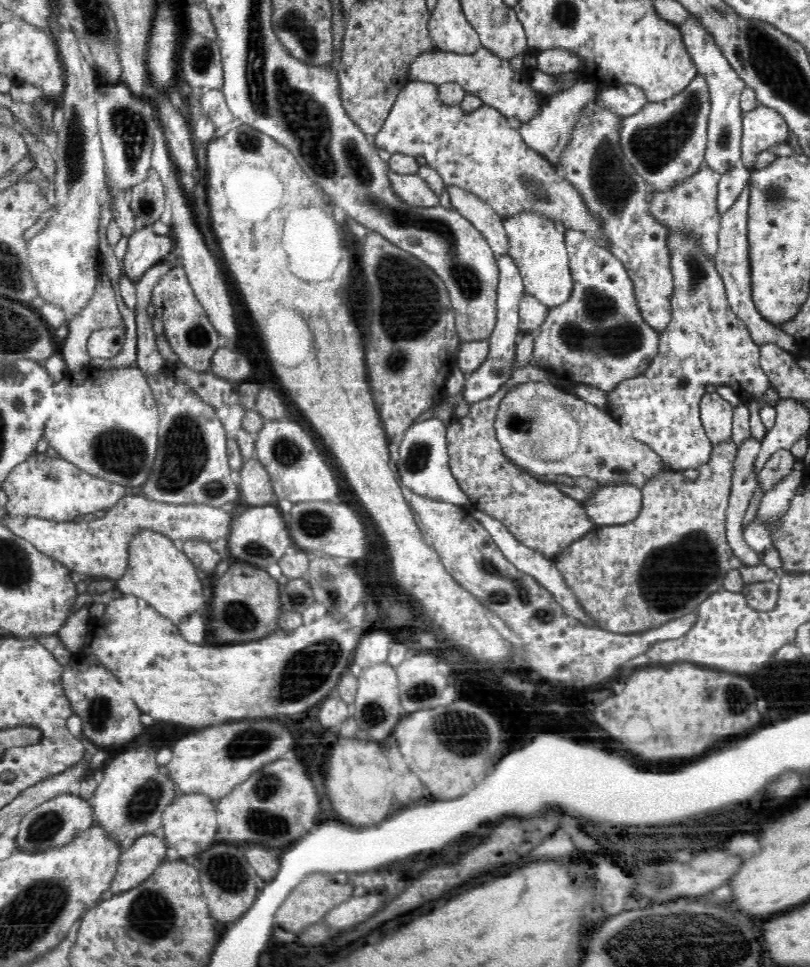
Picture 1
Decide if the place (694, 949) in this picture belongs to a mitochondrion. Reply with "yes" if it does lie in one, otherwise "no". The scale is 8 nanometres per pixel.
yes

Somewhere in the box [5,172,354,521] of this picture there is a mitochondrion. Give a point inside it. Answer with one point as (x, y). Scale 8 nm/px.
(183, 462)

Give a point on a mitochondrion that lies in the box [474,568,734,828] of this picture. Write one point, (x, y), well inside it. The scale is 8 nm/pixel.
(521, 590)

